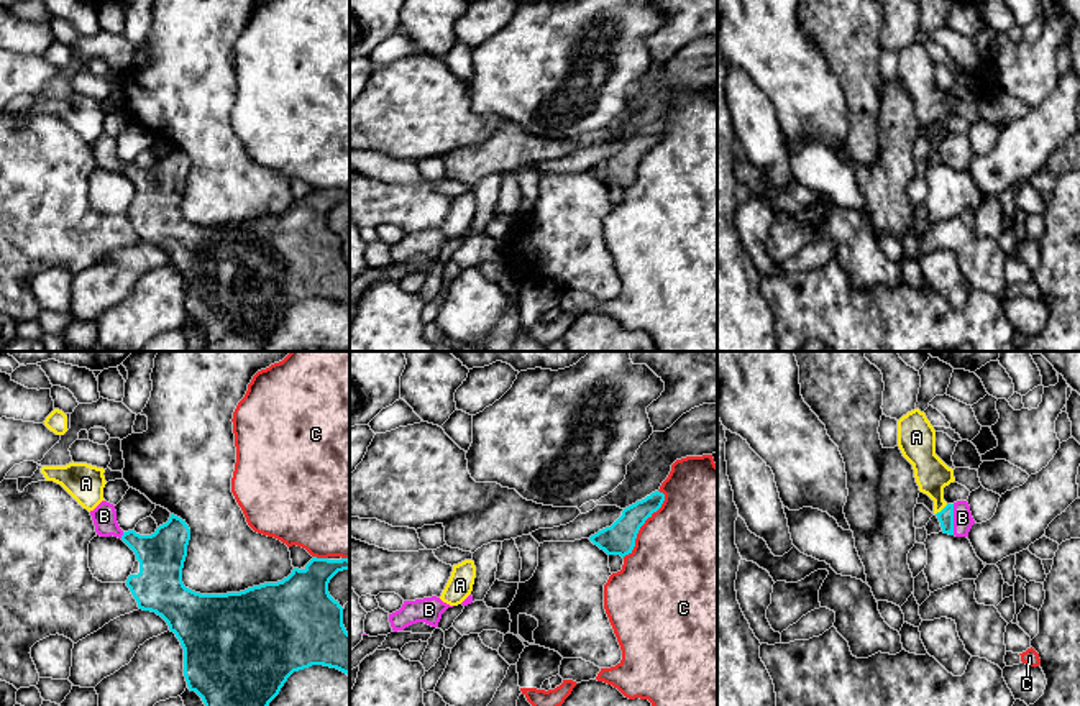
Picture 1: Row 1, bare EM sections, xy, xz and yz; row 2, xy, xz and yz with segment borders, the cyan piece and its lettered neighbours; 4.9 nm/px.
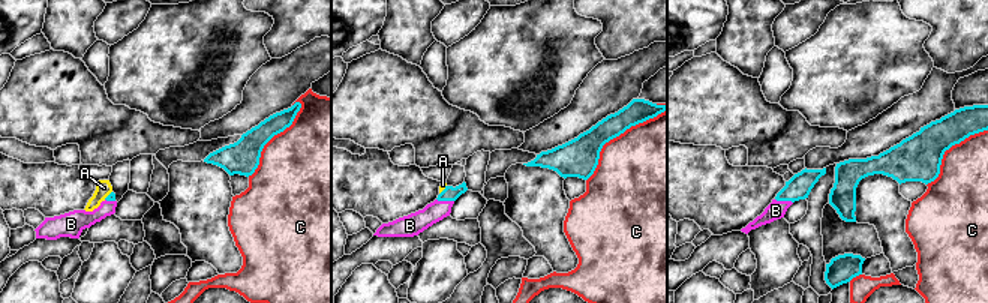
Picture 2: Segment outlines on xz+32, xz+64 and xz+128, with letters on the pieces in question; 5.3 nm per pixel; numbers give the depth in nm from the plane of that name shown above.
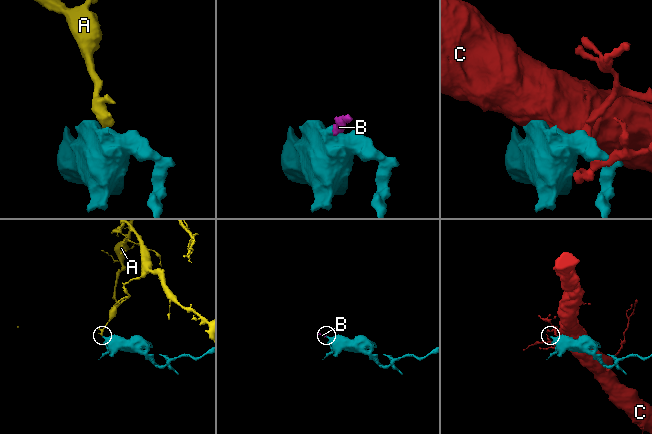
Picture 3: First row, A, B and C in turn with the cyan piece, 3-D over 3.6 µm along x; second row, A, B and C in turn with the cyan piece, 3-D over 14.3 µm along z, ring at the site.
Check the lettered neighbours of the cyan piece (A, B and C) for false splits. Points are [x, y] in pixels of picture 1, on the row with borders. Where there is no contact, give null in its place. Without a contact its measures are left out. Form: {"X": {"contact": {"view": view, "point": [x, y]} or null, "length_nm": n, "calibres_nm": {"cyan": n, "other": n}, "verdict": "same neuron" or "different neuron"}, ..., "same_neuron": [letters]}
{"A": {"contact": {"view": "yz", "point": [942, 509]}, "length_nm": 80, "calibres_nm": {"cyan": 80, "other": 170}, "verdict": "different neuron"}, "B": {"contact": {"view": "yz", "point": [952, 519]}, "length_nm": 150, "calibres_nm": {"cyan": 80, "other": 100}, "verdict": "same neuron"}, "C": {"contact": {"view": "xz", "point": [642, 524]}, "length_nm": 380, "calibres_nm": {"cyan": 160, "other": 480}, "verdict": "different neuron"}, "same_neuron": ["B"]}

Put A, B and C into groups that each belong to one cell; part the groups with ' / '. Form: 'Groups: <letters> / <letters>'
Groups: A / B / C

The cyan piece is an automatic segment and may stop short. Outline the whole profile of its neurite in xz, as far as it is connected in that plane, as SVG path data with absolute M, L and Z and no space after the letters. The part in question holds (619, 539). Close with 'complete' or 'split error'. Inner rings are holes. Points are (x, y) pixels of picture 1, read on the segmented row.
M652 493L645 499L625 507L611 527L591 535L589 540L607 555L620 555L624 558L632 553L640 527L661 507L663 501L663 493Z; complete

